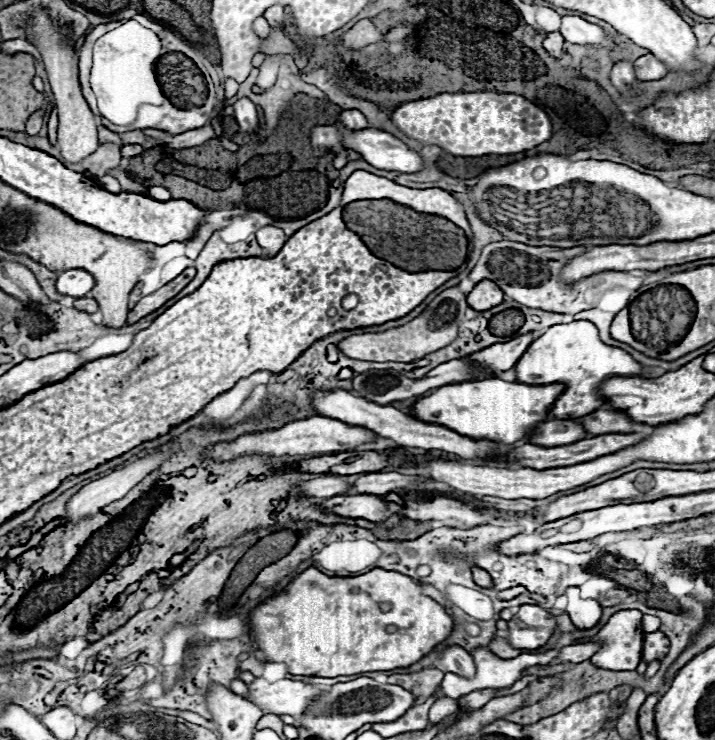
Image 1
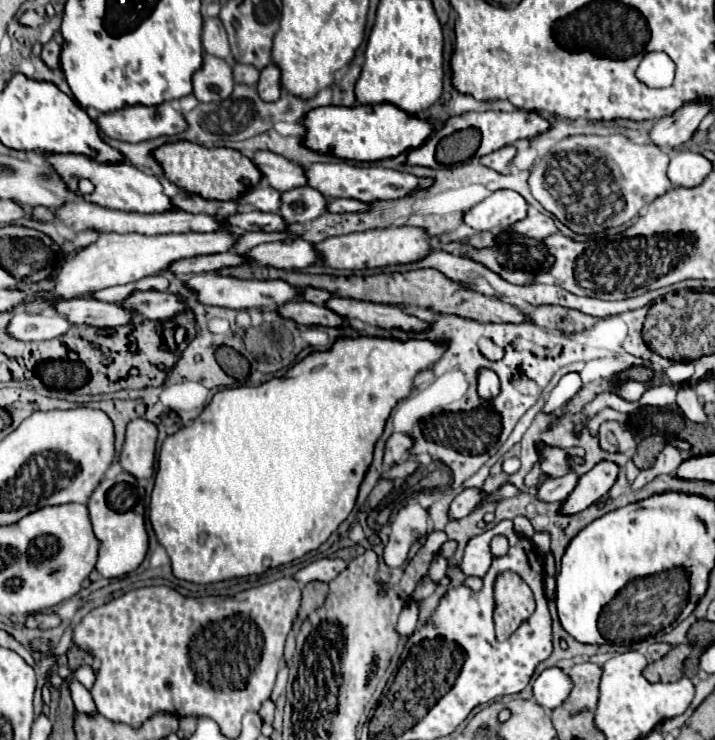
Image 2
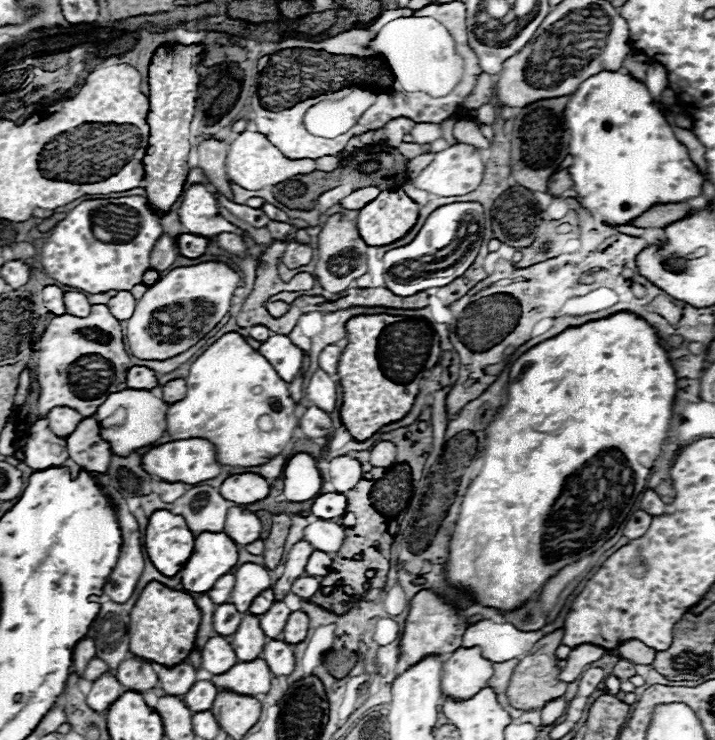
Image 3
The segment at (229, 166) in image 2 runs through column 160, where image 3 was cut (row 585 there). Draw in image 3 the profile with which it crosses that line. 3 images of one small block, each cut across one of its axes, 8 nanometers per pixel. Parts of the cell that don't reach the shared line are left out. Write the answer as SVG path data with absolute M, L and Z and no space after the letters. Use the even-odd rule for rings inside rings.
M156 580L148 582L130 612L130 652L144 660L174 666L186 660L194 648L202 612L184 590L172 590Z

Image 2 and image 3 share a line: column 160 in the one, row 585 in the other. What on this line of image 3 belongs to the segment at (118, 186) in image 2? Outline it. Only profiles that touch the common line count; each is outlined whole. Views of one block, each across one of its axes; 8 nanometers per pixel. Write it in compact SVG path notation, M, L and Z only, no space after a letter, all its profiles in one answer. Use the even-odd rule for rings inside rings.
M202 532L196 536L194 552L180 570L182 584L192 592L208 592L214 582L228 574L238 562L238 546L224 532Z

